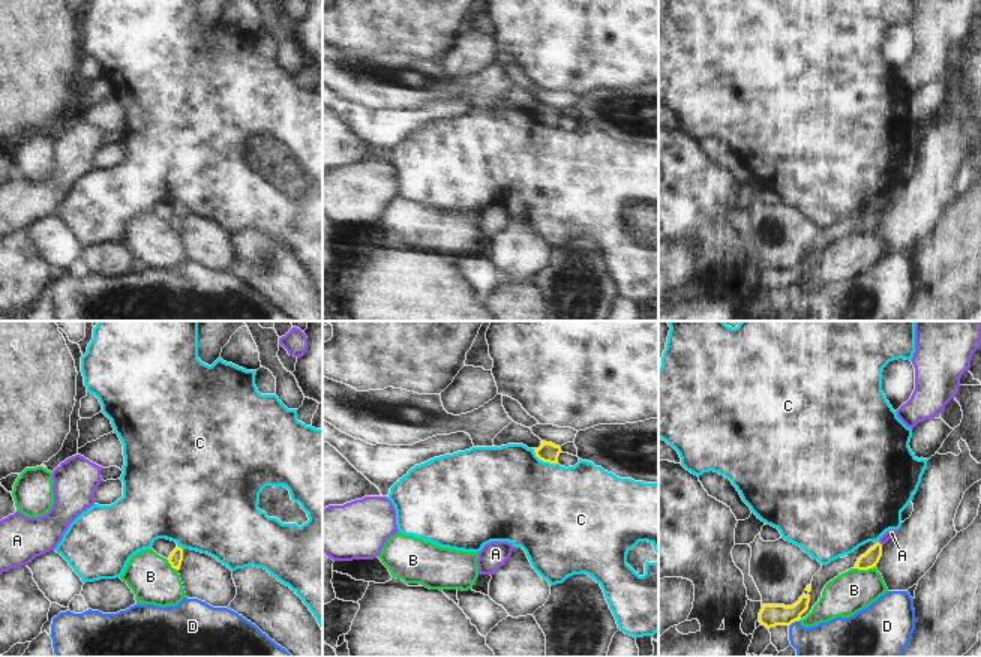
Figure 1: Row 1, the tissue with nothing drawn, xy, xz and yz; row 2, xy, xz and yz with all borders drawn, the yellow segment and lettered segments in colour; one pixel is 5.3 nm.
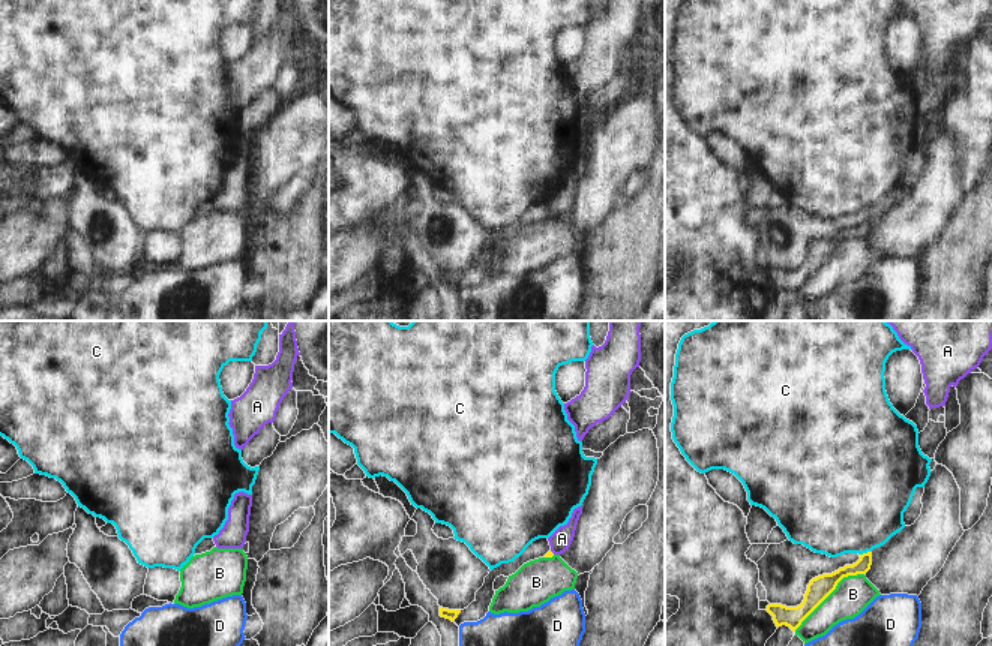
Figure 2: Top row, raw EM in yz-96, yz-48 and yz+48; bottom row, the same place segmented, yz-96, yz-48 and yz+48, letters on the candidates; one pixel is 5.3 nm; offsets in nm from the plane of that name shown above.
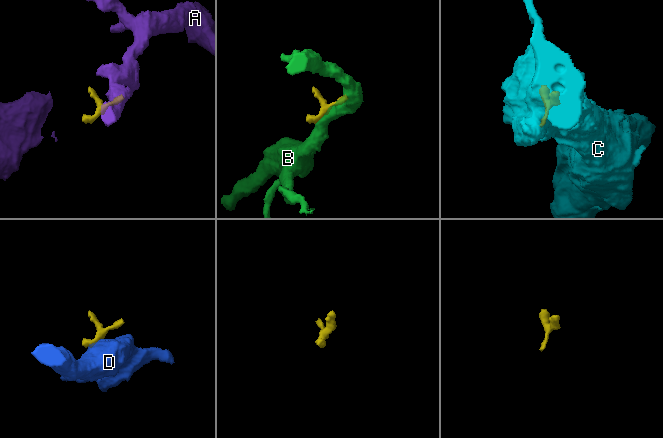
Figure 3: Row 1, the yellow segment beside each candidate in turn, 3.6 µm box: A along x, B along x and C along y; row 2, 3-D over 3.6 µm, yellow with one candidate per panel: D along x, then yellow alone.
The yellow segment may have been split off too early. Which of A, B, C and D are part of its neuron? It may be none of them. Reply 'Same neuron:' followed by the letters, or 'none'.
Same neuron: A

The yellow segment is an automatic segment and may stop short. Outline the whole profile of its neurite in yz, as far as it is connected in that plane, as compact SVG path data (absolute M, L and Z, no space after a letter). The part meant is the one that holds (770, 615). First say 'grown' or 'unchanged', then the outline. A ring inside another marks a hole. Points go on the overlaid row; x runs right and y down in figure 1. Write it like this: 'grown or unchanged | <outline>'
unchanged | M804 594L792 606L784 604L762 604L759 612L759 622L766 628L776 626L790 626L795 621L800 621L801 615L808 609L810 596Z

